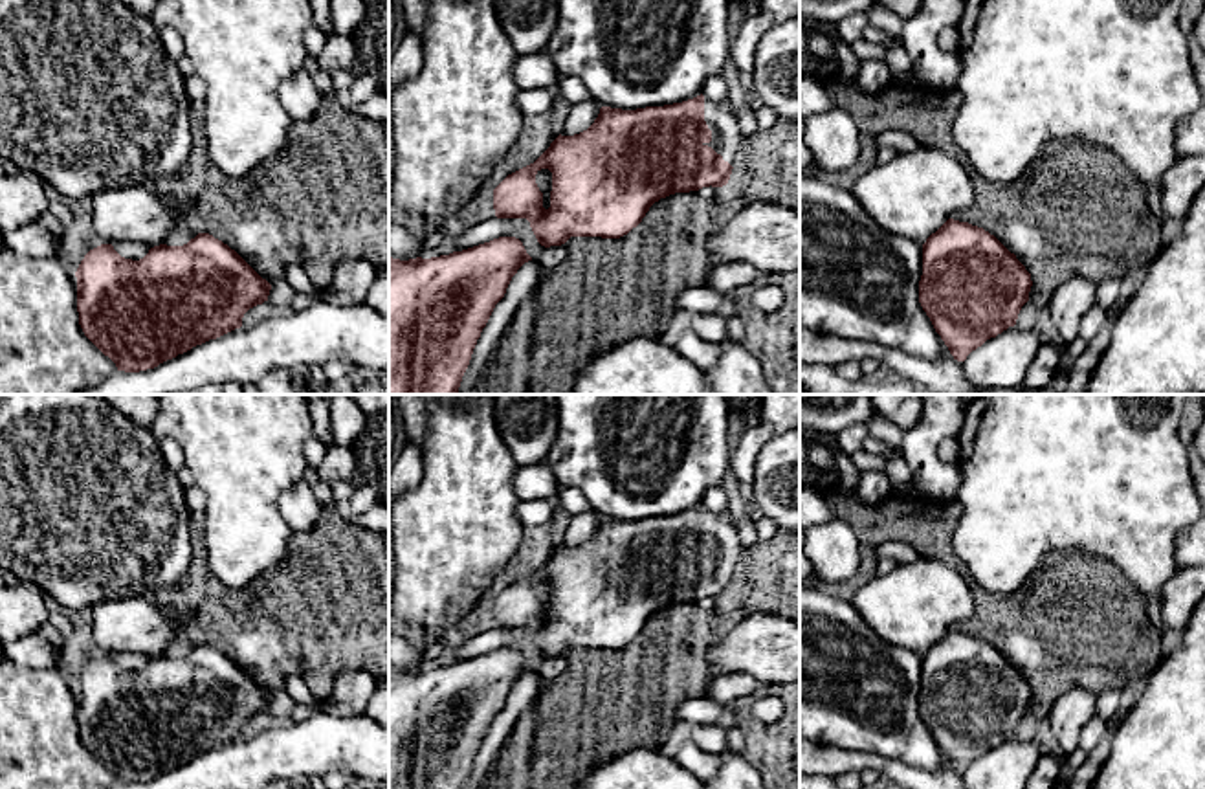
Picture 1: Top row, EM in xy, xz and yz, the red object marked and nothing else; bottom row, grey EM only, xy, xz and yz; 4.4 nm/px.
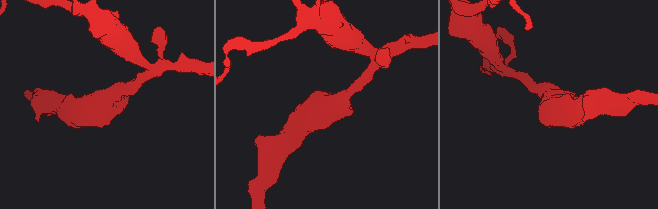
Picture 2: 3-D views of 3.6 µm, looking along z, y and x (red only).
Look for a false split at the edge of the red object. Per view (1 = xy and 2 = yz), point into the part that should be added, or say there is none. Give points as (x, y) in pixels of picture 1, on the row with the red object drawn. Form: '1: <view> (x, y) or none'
1: none
2: none

